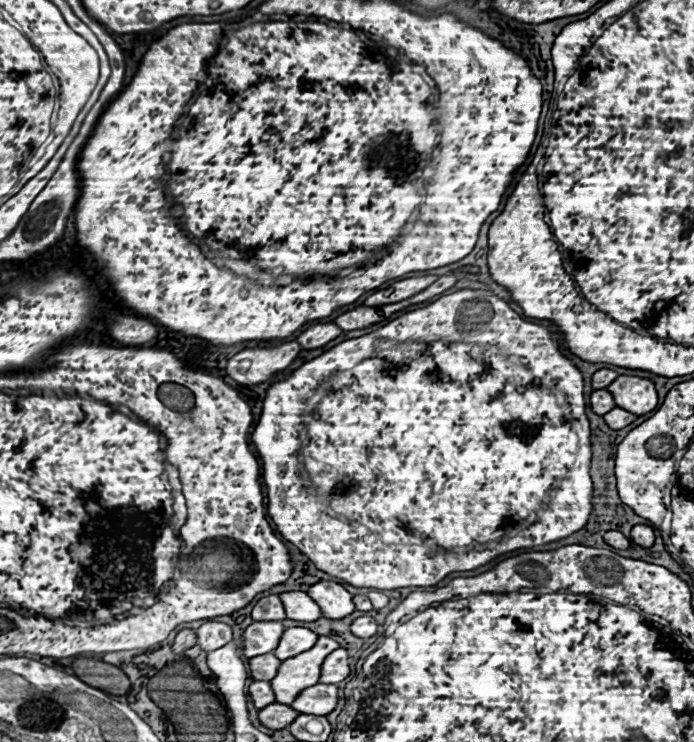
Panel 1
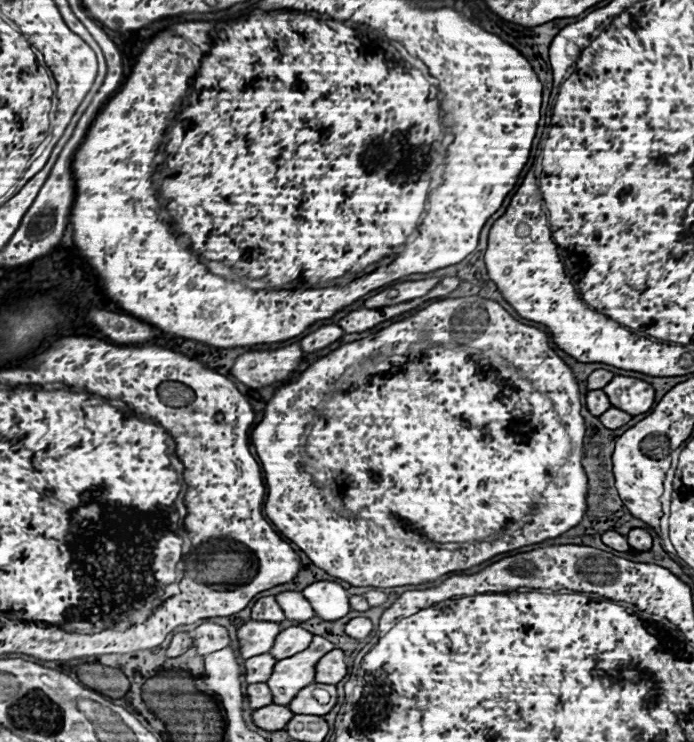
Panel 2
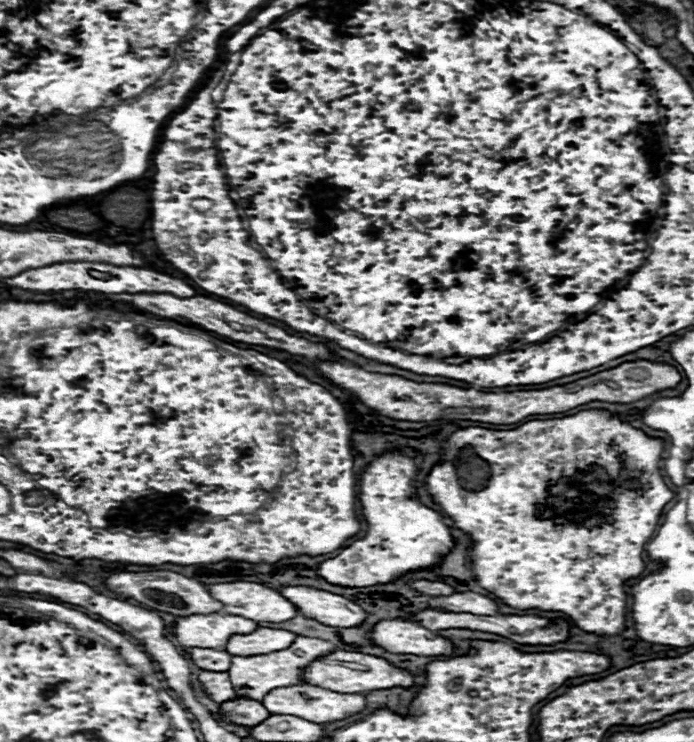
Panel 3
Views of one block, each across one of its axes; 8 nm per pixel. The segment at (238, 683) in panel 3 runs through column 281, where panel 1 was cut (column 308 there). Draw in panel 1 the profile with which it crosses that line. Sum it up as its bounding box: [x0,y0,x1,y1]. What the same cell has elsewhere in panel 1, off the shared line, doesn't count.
[272,636,340,704]

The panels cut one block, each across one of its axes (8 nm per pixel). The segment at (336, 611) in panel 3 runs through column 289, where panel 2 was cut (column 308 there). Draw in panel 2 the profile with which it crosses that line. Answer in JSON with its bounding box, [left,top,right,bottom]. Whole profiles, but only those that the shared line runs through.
[302,582,352,622]

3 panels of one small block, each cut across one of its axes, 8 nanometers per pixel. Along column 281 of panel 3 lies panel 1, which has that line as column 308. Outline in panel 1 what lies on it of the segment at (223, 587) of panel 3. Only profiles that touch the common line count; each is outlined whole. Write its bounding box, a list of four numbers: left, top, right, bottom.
[280,592,322,622]

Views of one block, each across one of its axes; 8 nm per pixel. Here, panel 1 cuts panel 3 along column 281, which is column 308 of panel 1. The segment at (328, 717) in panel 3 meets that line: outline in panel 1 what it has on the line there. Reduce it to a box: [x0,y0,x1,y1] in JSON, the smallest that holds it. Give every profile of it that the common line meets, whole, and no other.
[292,684,338,714]

